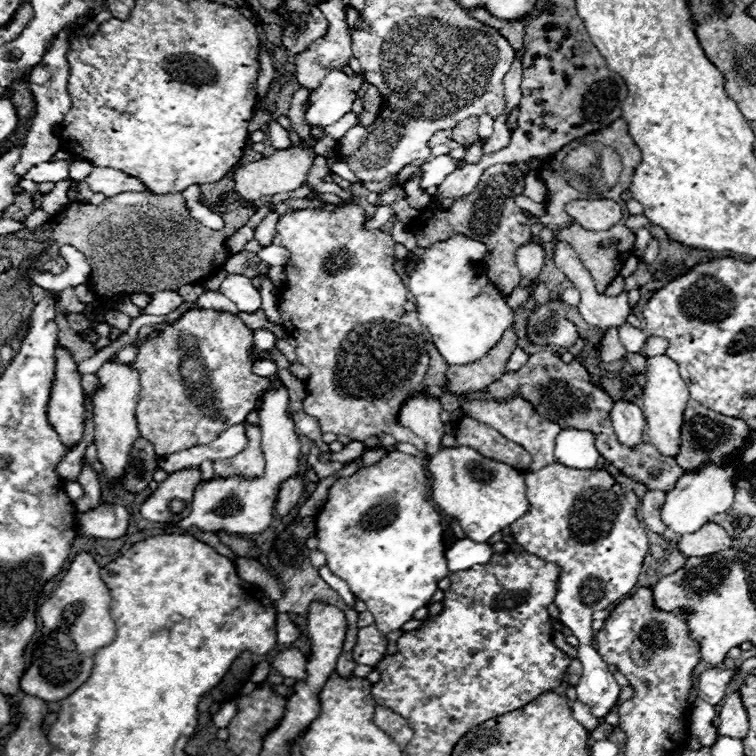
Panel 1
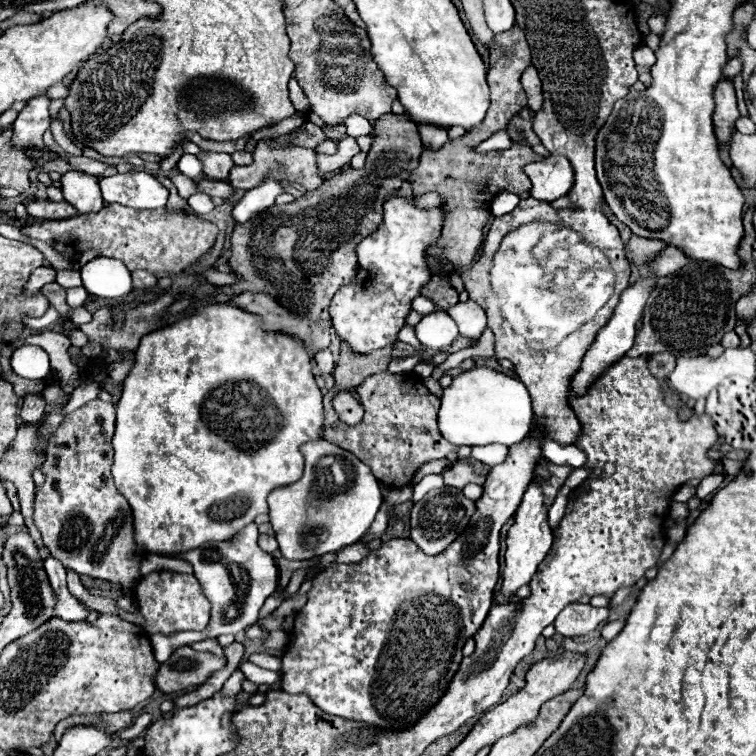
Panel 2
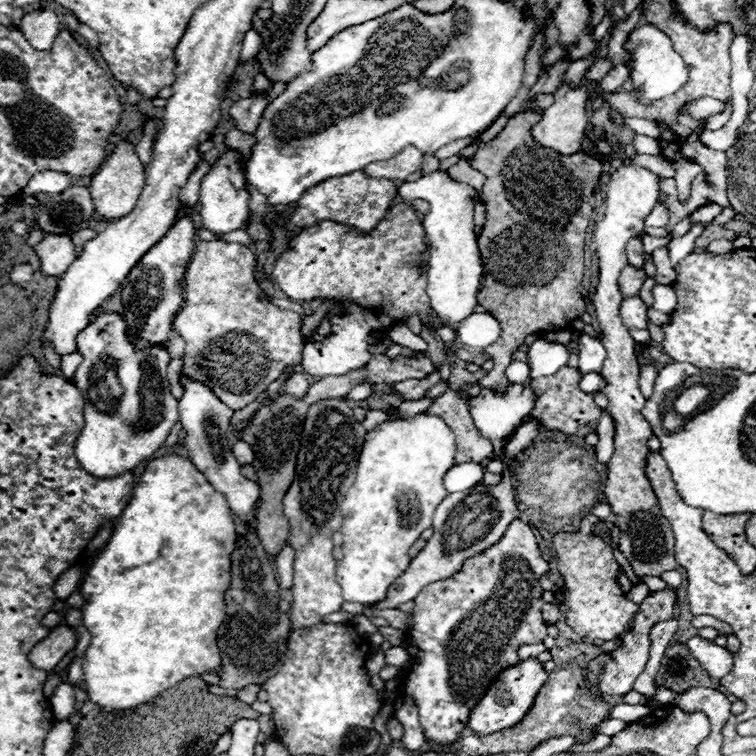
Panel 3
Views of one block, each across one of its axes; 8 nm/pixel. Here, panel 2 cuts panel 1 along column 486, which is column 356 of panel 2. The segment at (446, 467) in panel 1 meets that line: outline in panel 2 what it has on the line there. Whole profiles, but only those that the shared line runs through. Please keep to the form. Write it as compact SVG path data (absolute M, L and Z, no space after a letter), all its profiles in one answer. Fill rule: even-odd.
M322 438L306 442L300 450L306 458L302 478L268 496L270 524L274 526L280 552L288 560L310 560L358 542L370 528L382 504L378 480L372 476L370 468L348 450L342 450ZM308 534L316 534L318 540L314 546L304 542Z

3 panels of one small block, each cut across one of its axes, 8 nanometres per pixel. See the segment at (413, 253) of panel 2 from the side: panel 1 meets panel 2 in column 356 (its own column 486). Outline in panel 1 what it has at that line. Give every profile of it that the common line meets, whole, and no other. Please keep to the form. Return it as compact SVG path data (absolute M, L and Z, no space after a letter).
M464 234L436 242L428 248L414 248L420 262L408 276L408 288L416 304L420 324L432 334L432 342L448 364L468 364L478 360L502 338L504 330L514 324L514 310L502 294L490 284L482 264L488 254L484 242L476 242Z

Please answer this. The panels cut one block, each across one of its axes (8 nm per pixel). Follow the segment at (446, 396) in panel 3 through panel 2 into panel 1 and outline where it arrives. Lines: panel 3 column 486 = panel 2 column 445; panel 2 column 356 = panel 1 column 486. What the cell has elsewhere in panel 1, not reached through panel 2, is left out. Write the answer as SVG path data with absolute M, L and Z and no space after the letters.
M466 416L456 424L456 442L458 446L476 448L486 458L504 462L516 470L526 470L530 466L530 458L526 458L524 450L518 450L518 444L512 444L488 424L468 422Z

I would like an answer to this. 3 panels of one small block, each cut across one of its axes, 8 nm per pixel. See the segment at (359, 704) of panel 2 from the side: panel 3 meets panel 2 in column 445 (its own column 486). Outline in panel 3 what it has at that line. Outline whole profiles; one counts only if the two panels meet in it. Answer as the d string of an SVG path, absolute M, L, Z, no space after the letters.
M522 520L508 526L504 538L486 552L470 558L460 574L452 578L428 584L416 598L412 610L412 628L406 636L418 646L418 658L414 668L402 678L402 694L416 702L420 714L420 726L432 744L454 744L470 720L472 708L484 698L490 684L498 674L520 662L518 648L524 644L542 644L548 636L548 624L542 618L542 588L540 578L550 570L548 562L540 554L538 540L528 524Z

